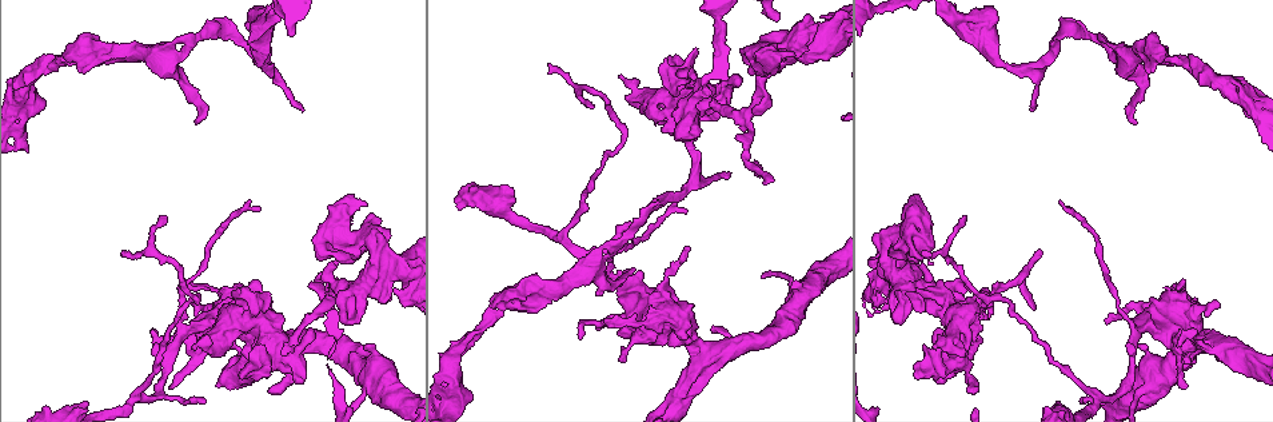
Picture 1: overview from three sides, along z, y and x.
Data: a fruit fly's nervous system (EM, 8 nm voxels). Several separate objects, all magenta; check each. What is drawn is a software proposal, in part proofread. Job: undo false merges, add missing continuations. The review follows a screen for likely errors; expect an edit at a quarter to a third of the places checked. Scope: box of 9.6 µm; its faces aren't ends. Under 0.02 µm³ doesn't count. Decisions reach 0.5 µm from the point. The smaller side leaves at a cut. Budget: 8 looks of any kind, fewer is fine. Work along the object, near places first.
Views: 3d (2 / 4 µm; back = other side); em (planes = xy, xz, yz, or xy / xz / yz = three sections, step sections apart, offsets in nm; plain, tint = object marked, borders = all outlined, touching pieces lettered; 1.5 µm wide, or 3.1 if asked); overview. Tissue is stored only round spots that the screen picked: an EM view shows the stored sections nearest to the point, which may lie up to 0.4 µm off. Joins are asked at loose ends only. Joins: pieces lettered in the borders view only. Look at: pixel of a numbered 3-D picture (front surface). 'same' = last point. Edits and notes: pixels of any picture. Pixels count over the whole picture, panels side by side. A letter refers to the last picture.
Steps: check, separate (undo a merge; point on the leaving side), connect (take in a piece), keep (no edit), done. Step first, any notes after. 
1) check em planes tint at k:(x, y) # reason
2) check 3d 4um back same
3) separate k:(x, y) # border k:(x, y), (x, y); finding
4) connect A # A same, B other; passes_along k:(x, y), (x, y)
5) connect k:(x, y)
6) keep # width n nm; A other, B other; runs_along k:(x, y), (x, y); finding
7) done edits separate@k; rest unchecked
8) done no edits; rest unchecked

check em planes borders at 1:(250, 16) # branch stops here

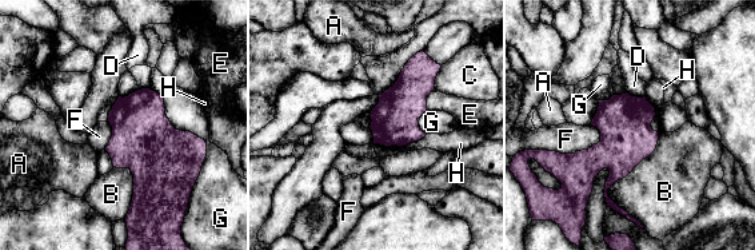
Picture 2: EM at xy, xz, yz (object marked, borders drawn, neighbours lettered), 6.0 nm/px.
keep # A other, B other, C other, D other, E other, F other, G other, H other; border 2:(600, 131), (587, 149), (543, 150); no lettered piece goes on from it

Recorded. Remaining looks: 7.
check 3d 2um at 1:(614, 323) # thin end

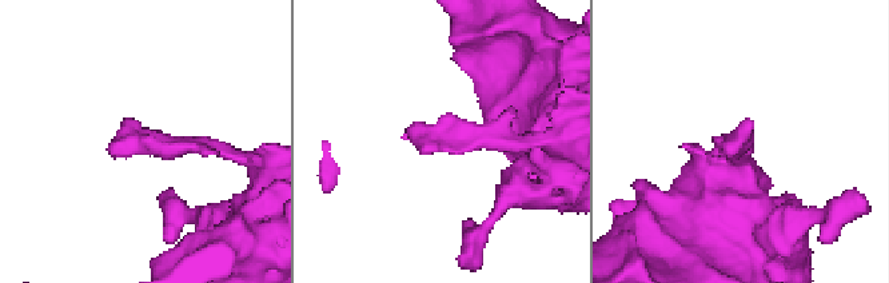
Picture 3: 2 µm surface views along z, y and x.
check em planes borders at 3:(430, 147) # shape alone is not enough

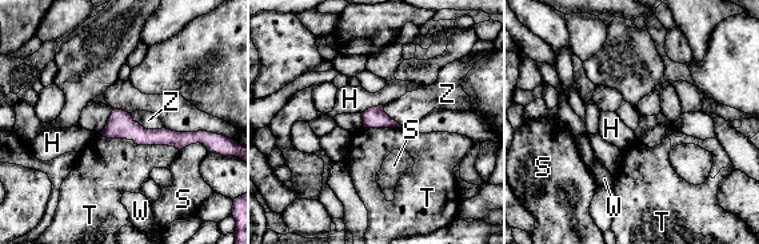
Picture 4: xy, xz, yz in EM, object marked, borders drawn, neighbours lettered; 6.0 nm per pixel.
keep # width 130 nm; H other, S other, T other, W other, Z other; runs_along 4:(106, 132), (199, 136); no lettered piece goes on from it

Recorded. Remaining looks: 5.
check 3d 2um at 1:(1185, 356) # free end

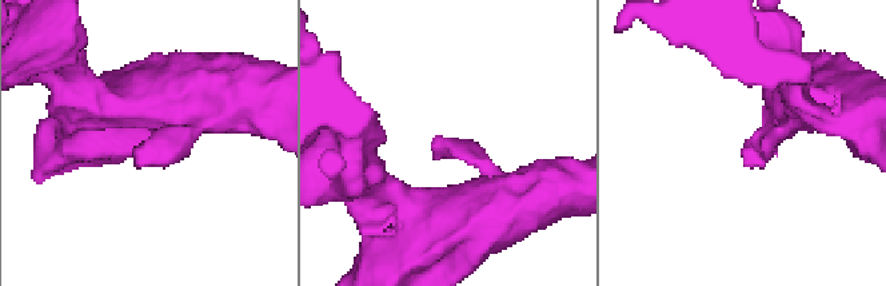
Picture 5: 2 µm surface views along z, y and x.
check em planes borders at 5:(742, 148)

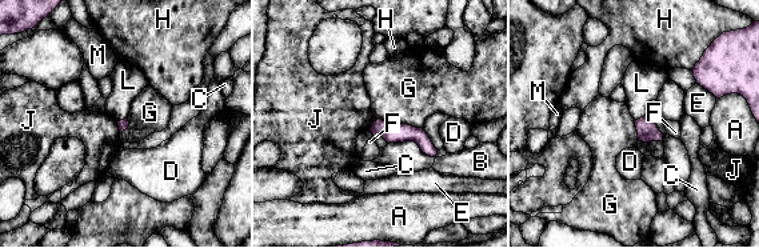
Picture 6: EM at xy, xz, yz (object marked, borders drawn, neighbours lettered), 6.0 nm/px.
keep # A other, B other, C other, D other, E other, F other, G other, H other, J other, L other, M other; runs_along 6:(374, 130), (414, 134), (432, 152); no lettered piece goes on from it

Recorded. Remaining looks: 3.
done no edits; rest unchecked

